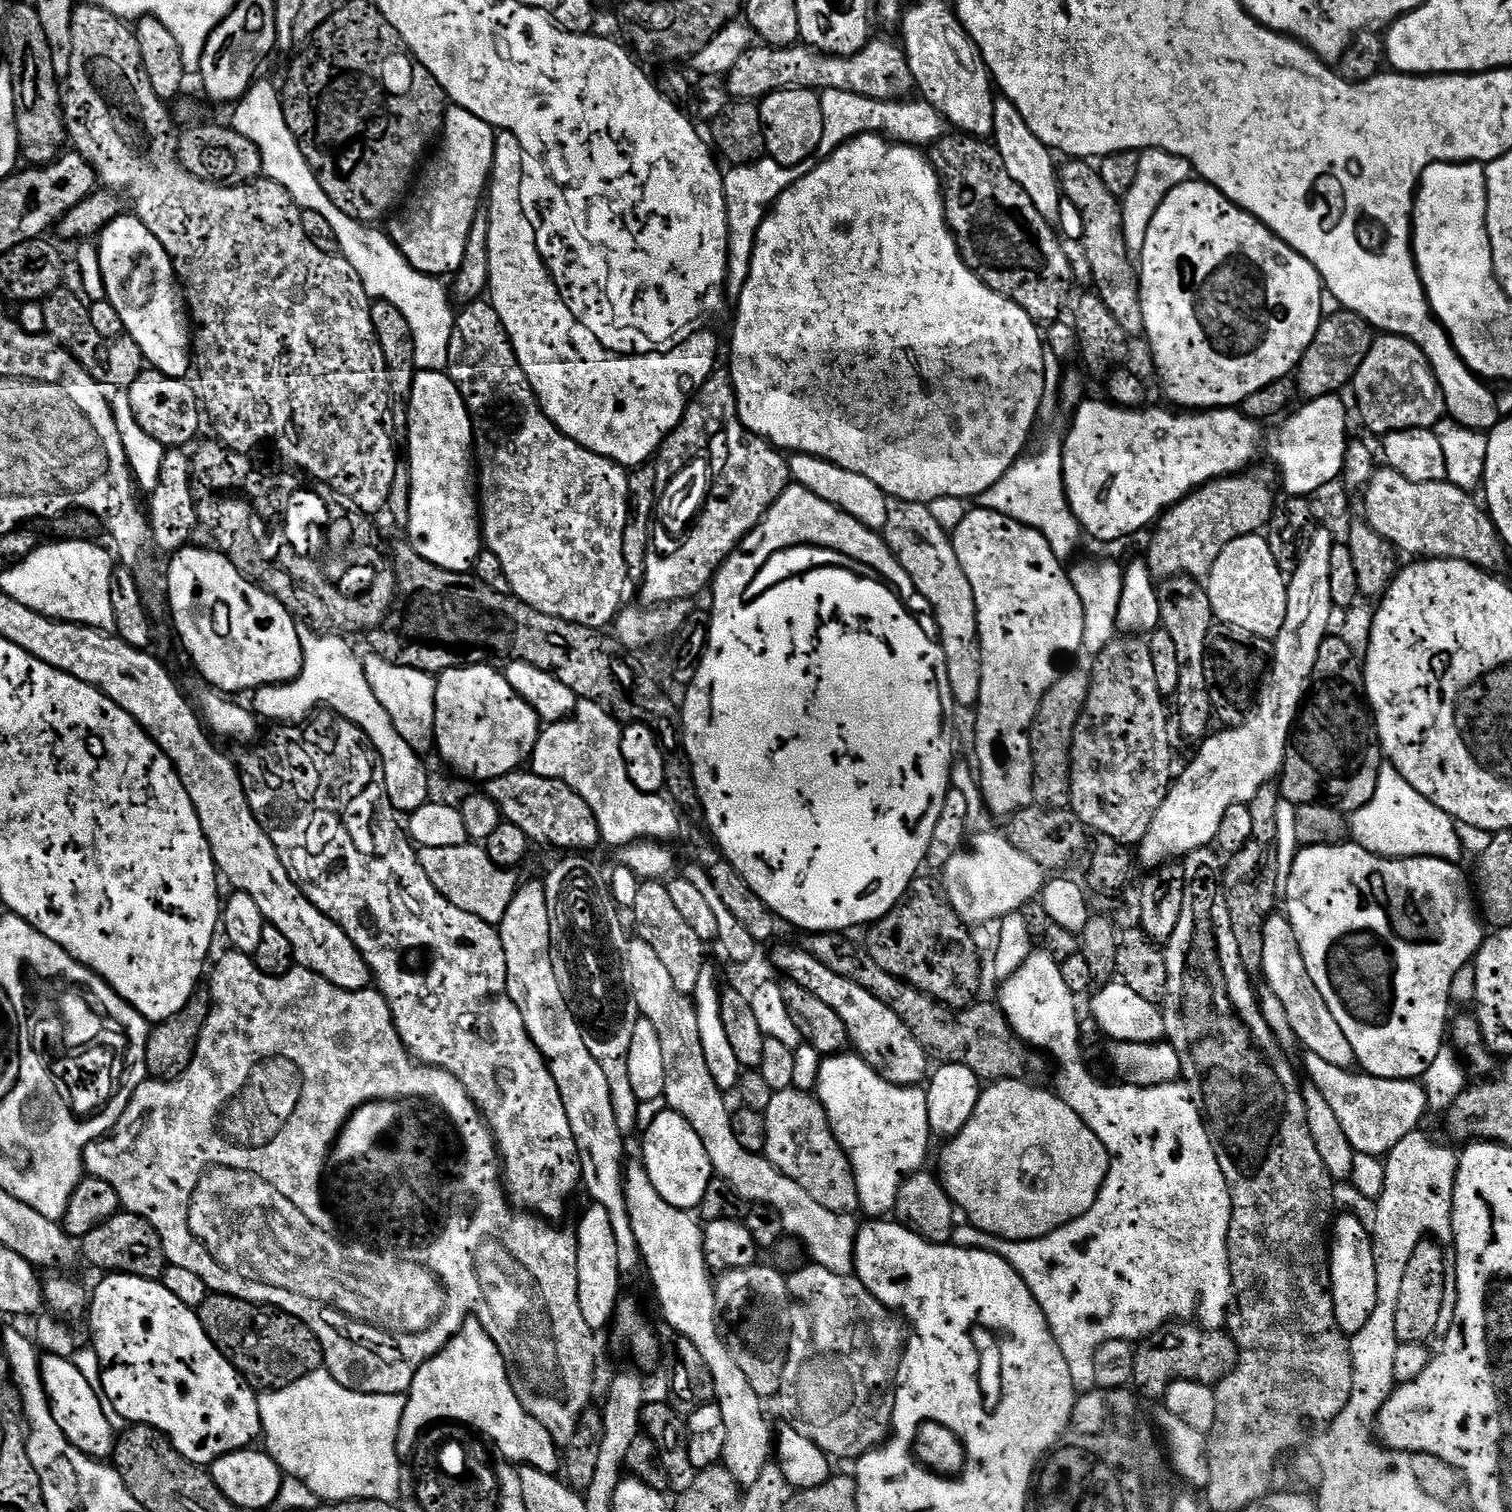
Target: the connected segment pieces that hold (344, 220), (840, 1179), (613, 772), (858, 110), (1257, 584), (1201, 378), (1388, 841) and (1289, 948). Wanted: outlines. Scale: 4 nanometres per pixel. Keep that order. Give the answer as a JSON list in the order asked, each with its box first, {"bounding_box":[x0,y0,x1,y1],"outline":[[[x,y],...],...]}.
[{"bounding_box":[230,83,454,372],"outline":[[[253,83],[244,97],[239,100],[238,108],[240,108],[240,112],[233,114],[230,126],[235,132],[242,134],[242,138],[250,138],[250,142],[254,142],[254,146],[258,146],[260,157],[262,158],[262,166],[264,167],[263,175],[285,188],[297,208],[306,211],[318,211],[323,218],[326,218],[327,222],[330,222],[330,227],[334,230],[341,249],[347,250],[346,255],[350,266],[354,266],[354,270],[358,270],[369,297],[372,300],[385,300],[394,306],[398,306],[398,310],[402,310],[402,315],[406,317],[406,322],[410,322],[410,330],[414,330],[414,362],[417,369],[421,372],[445,371],[448,366],[450,338],[452,337],[452,326],[454,323],[454,308],[452,312],[451,304],[453,301],[450,299],[449,289],[445,285],[443,288],[440,285],[443,283],[439,279],[414,270],[410,266],[410,262],[406,262],[406,258],[397,250],[387,231],[380,229],[379,232],[376,229],[379,227],[365,226],[361,221],[350,218],[350,214],[342,214],[342,210],[338,210],[338,206],[334,206],[334,202],[330,202],[330,198],[326,198],[326,190],[322,190],[314,170],[308,165],[302,150],[298,146],[294,134],[290,134],[290,126],[286,126],[281,89],[277,85],[275,88],[272,84],[260,83]]]},{"bounding_box":[763,1087,860,1214],"outline":[[[793,1087],[773,1092],[763,1119],[764,1152],[776,1169],[794,1178],[794,1182],[798,1182],[798,1186],[802,1186],[802,1190],[806,1190],[814,1202],[822,1202],[826,1210],[849,1214],[860,1212],[854,1170],[842,1146],[834,1138],[826,1110],[812,1092],[800,1092]]]},{"bounding_box":[530,699,681,845],"outline":[[[577,699],[571,716],[553,720],[541,731],[530,757],[530,770],[542,778],[561,780],[582,797],[598,822],[605,845],[635,844],[645,838],[671,841],[671,836],[680,832],[681,813],[671,799],[643,793],[634,786],[622,758],[621,729],[621,721],[598,702]]]},{"bounding_box":[819,89,950,157],"outline":[[[823,89],[819,93],[822,102],[822,142],[821,157],[834,154],[848,140],[865,134],[879,134],[898,144],[913,146],[931,146],[943,136],[949,135],[950,125],[944,115],[923,98],[905,98],[903,100],[875,100],[850,90]]]},{"bounding_box":[1206,535,1288,641],"outline":[[[1263,535],[1234,538],[1218,554],[1218,562],[1209,570],[1206,587],[1213,617],[1221,624],[1238,626],[1242,630],[1250,630],[1250,634],[1262,637],[1263,640],[1275,641],[1282,630],[1282,622],[1286,622],[1286,602],[1288,601],[1288,580],[1286,573],[1276,565],[1274,554],[1270,554],[1270,546]]]},{"bounding_box":[1138,178,1325,410],"outline":[[[1191,178],[1184,184],[1174,186],[1158,206],[1146,233],[1146,244],[1138,259],[1138,277],[1143,335],[1148,336],[1148,344],[1152,347],[1152,360],[1156,363],[1160,384],[1168,395],[1167,403],[1180,410],[1236,408],[1243,405],[1244,400],[1254,394],[1254,390],[1262,390],[1262,386],[1270,386],[1270,382],[1283,376],[1292,376],[1304,356],[1304,351],[1310,346],[1310,342],[1314,342],[1314,334],[1322,319],[1321,299],[1325,287],[1318,270],[1314,270],[1314,266],[1306,262],[1302,254],[1286,246],[1286,242],[1275,236],[1258,218],[1230,202],[1230,198],[1226,198],[1226,194],[1219,192],[1214,185],[1199,178]]]},{"bounding_box":[1350,762,1460,861],"outline":[[[1387,762],[1381,763],[1374,798],[1350,816],[1351,839],[1375,856],[1389,858],[1433,856],[1439,860],[1459,861],[1460,836],[1456,831],[1456,821],[1434,806],[1434,802],[1422,798],[1399,770]]]},{"bounding_box":[1262,914,1356,1069],"outline":[[[1273,914],[1266,918],[1266,926],[1262,930],[1262,977],[1266,987],[1278,996],[1286,1010],[1290,1026],[1297,1041],[1309,1052],[1318,1054],[1325,1062],[1339,1068],[1351,1069],[1356,1064],[1356,1055],[1346,1042],[1346,1034],[1342,1034],[1342,1026],[1338,1026],[1334,1014],[1330,1014],[1330,1006],[1326,1006],[1326,998],[1318,994],[1318,986],[1314,986],[1314,978],[1306,970],[1306,962],[1302,962],[1302,950],[1298,950],[1298,938],[1294,938],[1294,926],[1290,926],[1287,915]]]}]

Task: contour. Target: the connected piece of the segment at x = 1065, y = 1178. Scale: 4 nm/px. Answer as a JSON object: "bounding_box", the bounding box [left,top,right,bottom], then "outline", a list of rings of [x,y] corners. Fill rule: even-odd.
{"bounding_box":[938,1078,1112,1240],"outline":[[[1021,1078],[989,1083],[981,1091],[978,1106],[974,1106],[974,1114],[970,1114],[970,1122],[966,1122],[966,1126],[962,1126],[960,1133],[951,1137],[945,1143],[948,1145],[940,1152],[938,1179],[943,1184],[946,1194],[952,1199],[955,1207],[961,1213],[964,1211],[963,1219],[972,1227],[991,1236],[1001,1236],[1004,1240],[1041,1240],[1046,1234],[1066,1226],[1077,1220],[1082,1214],[1086,1214],[1086,1210],[1090,1210],[1090,1206],[1094,1206],[1094,1202],[1102,1190],[1102,1182],[1106,1182],[1106,1174],[1112,1161],[1108,1157],[1106,1146],[1102,1146],[1098,1134],[1094,1134],[1094,1130],[1090,1130],[1090,1126],[1086,1126],[1084,1119],[1059,1094],[1055,1091],[1047,1092],[1044,1088],[1035,1088],[1034,1085],[1027,1084],[1028,1082],[1027,1079]]]}

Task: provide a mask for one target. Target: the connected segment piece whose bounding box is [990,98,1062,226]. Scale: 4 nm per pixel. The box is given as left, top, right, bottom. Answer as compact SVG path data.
M996 98L993 102L994 114L991 139L996 145L998 154L1002 154L1002 162L1006 162L1006 170L1026 194L1030 194L1030 202L1038 209L1038 214L1046 218L1049 224L1056 226L1059 222L1059 206L1062 199L1058 164L1051 160L1051 148L1047 148L1039 138L1026 126L1026 118L1014 106L1014 102L1003 98Z

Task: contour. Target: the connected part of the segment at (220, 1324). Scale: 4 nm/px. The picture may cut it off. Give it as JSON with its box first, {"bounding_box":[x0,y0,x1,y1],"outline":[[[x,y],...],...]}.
{"bounding_box":[198,1294,324,1390],"outline":[[[210,1294],[198,1315],[210,1342],[256,1390],[285,1388],[324,1368],[324,1351],[310,1326],[279,1308],[252,1304],[233,1296]]]}

